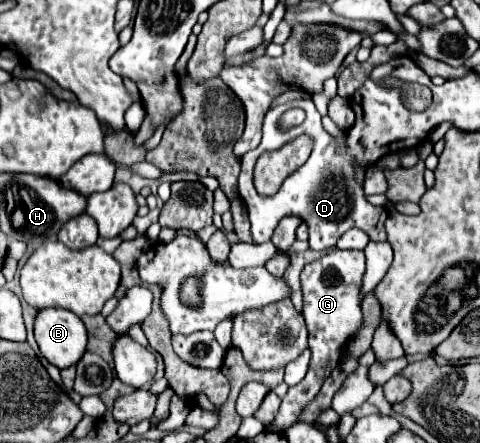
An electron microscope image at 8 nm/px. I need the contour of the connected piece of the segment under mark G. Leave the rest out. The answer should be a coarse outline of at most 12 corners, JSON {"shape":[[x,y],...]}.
{"shape":[[332,249],[302,269],[312,361],[288,389],[290,427],[362,325],[364,251]]}

